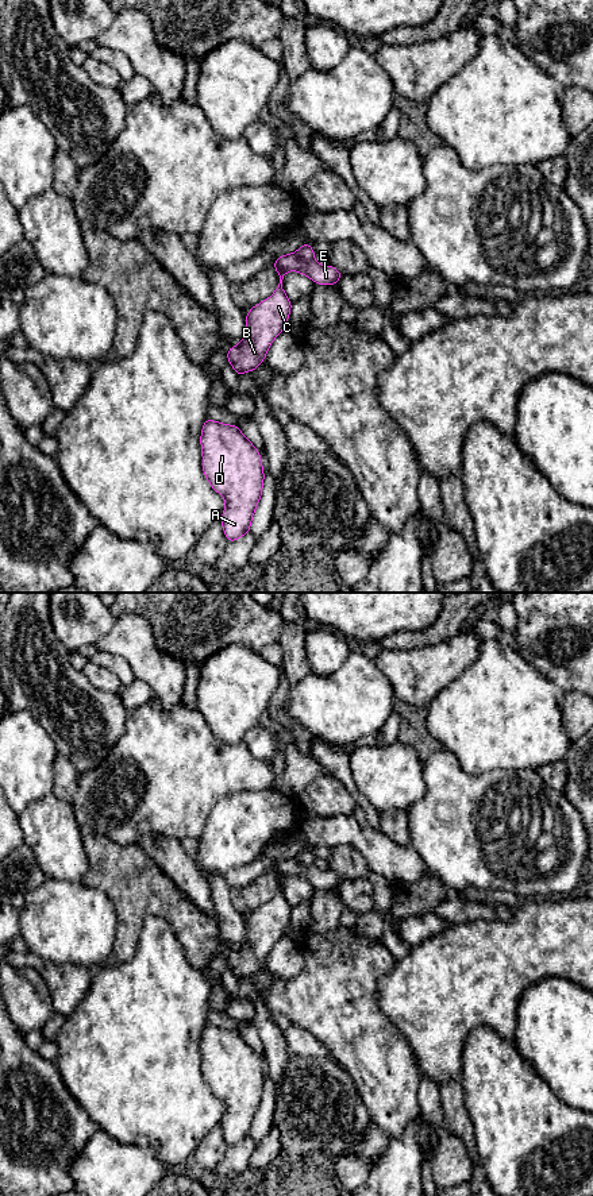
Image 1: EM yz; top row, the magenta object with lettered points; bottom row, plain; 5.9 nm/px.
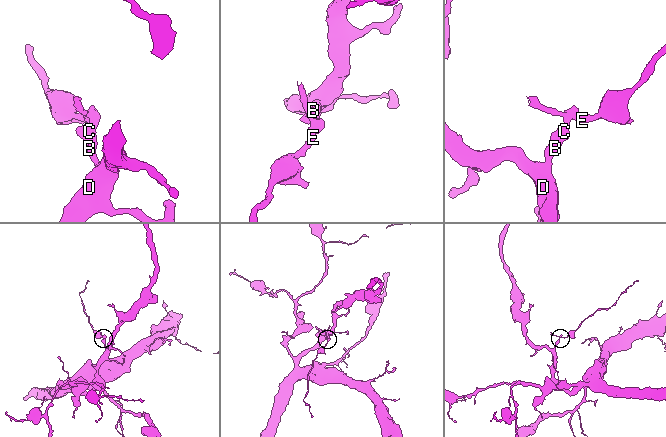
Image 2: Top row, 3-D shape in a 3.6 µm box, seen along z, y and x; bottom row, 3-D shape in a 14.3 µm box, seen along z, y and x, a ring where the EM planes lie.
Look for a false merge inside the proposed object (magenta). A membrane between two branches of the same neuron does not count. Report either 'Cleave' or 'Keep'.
Cleave

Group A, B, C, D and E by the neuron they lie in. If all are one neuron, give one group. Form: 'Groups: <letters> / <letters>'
Groups: A B C D / E

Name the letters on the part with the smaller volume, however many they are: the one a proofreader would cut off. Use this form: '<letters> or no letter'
E

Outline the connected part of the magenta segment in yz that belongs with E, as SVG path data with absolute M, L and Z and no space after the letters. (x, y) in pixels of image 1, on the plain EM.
M294 857L278 861L274 868L274 873L282 872L286 875L294 875L311 883L317 890L334 891L343 879L336 875L332 869L323 871L313 867L304 867L299 864Z

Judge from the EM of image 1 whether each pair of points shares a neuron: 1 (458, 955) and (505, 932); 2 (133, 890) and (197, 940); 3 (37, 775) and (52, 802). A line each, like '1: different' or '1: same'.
1: same
2: same
3: different

